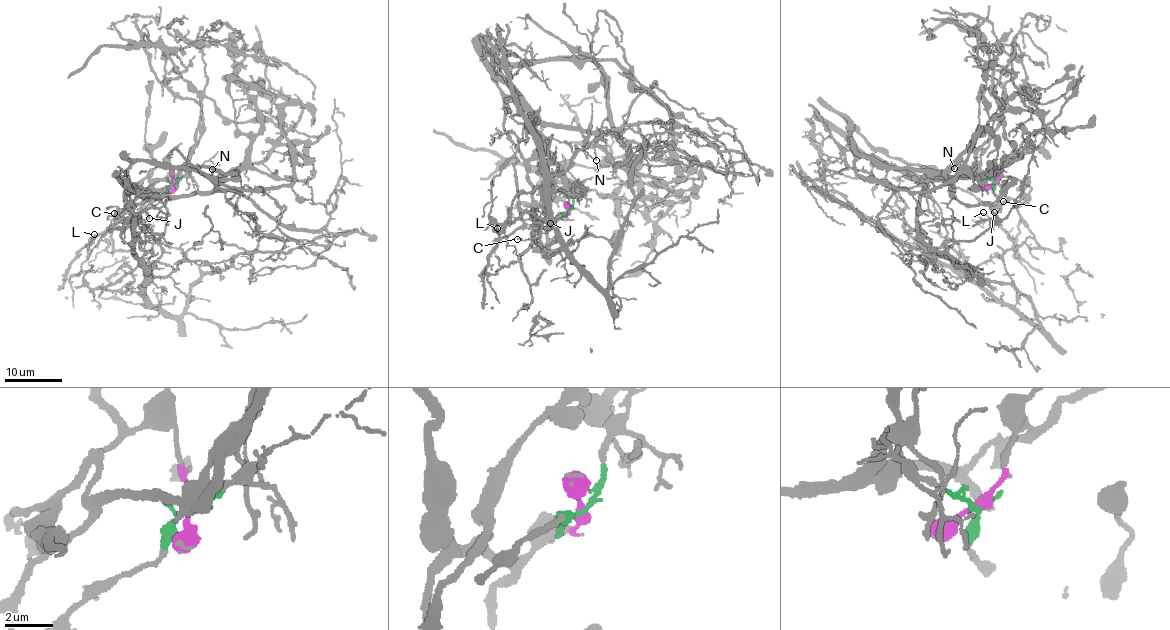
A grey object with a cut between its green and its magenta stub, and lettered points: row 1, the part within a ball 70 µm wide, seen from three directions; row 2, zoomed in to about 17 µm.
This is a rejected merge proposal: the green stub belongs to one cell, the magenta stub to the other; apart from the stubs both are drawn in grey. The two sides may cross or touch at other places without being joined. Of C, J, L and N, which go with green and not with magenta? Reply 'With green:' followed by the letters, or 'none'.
With green: J, L

